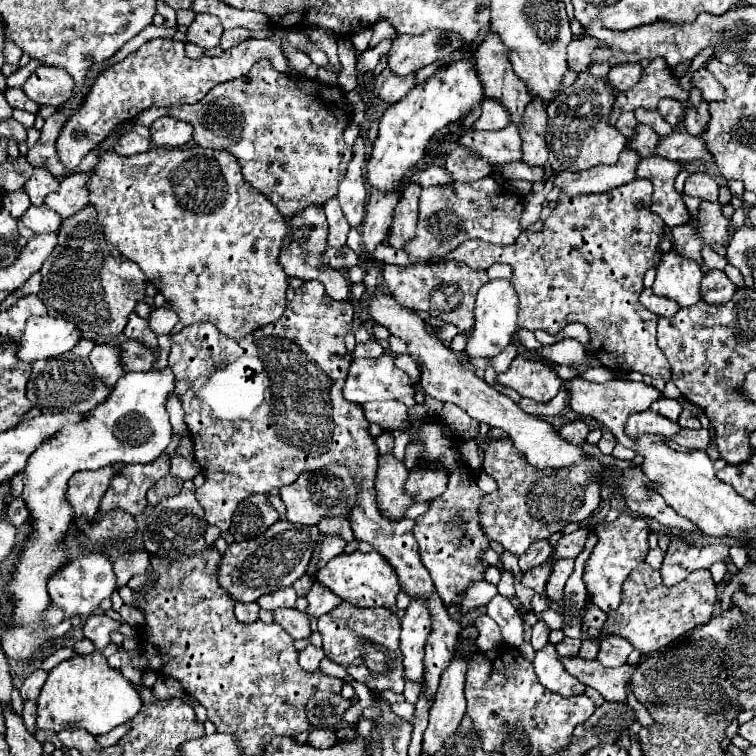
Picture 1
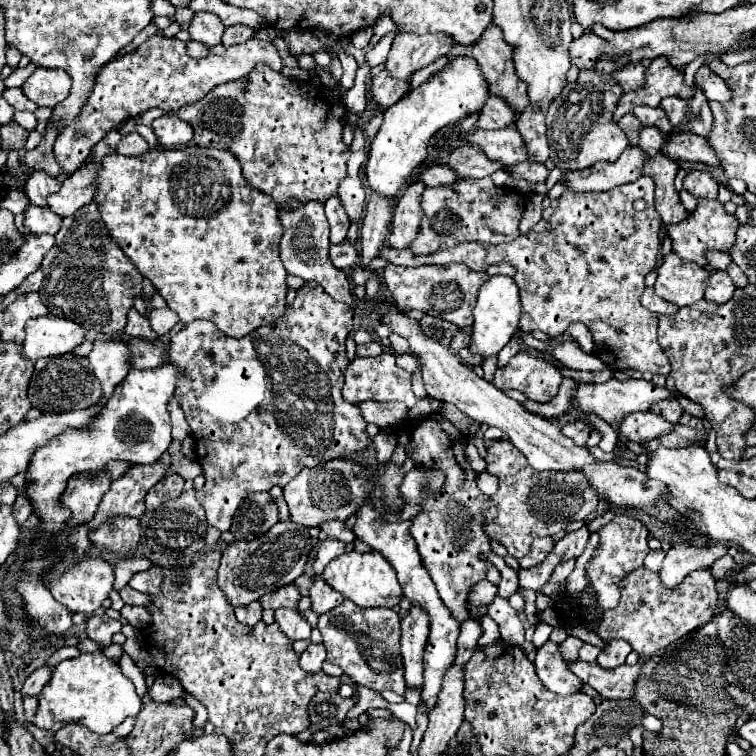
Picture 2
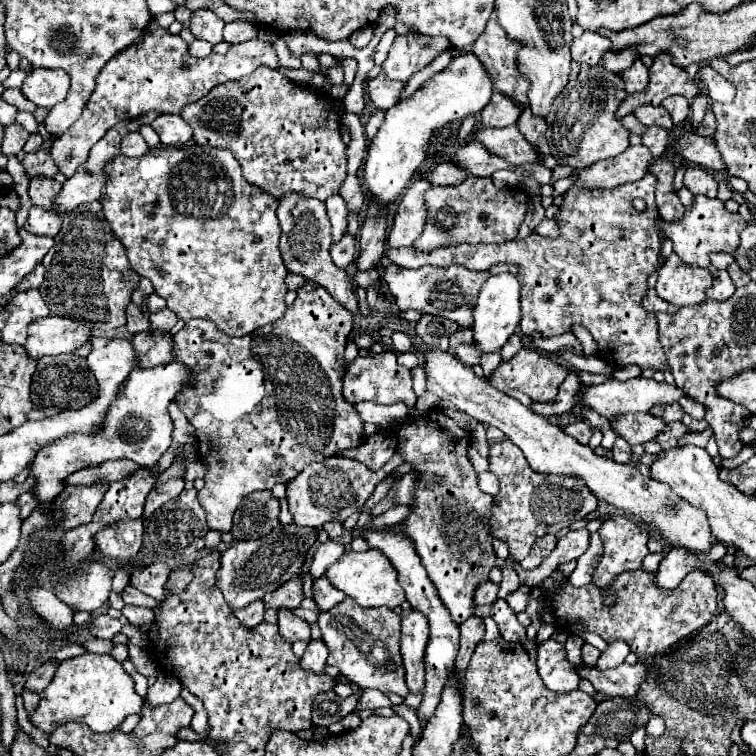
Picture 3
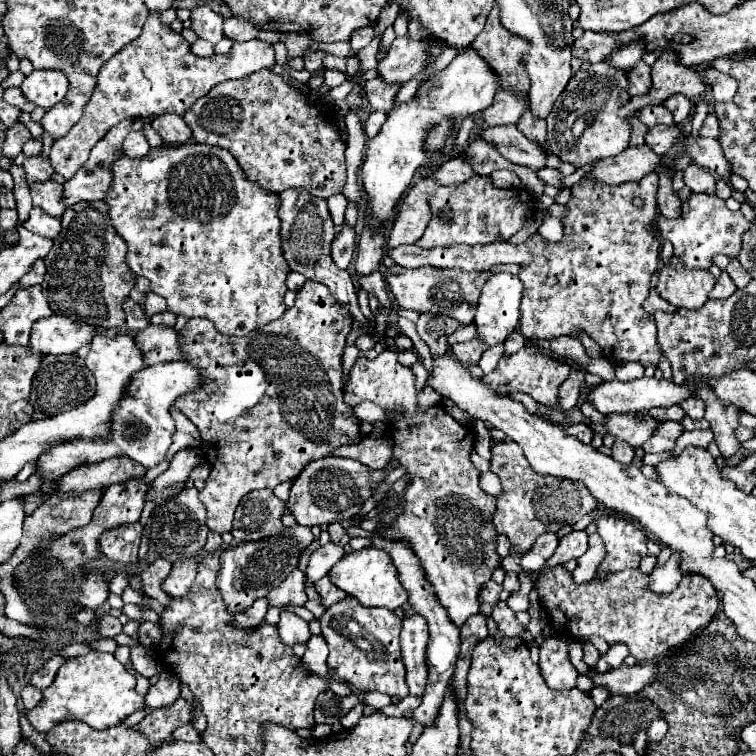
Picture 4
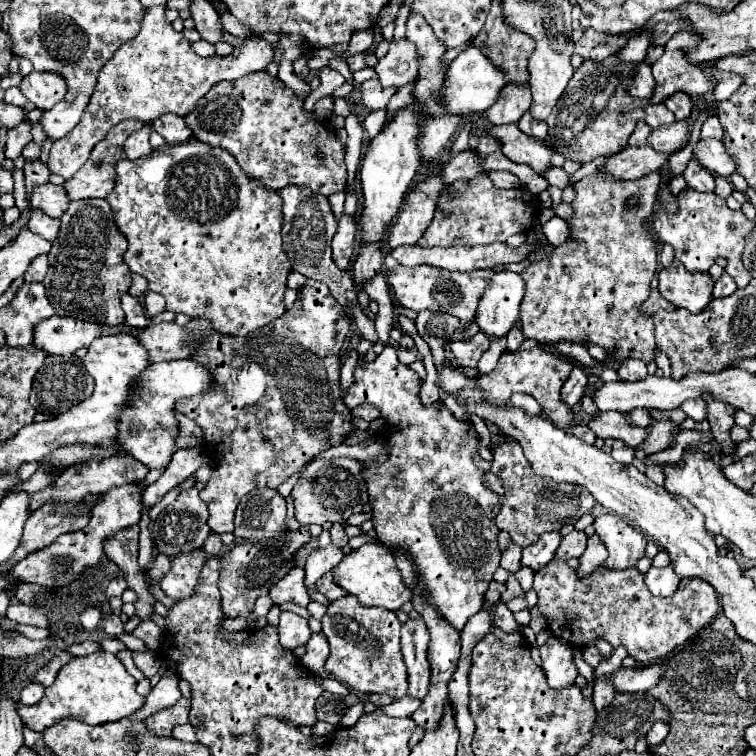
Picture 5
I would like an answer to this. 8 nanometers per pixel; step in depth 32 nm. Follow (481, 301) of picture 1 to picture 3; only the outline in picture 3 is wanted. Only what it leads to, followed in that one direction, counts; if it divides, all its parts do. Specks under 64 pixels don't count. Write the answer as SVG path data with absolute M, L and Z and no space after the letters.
M512 274L490 276L480 290L474 308L474 324L472 324L474 346L486 354L500 350L508 342L508 338L516 332L518 322L520 322L520 284L514 280Z

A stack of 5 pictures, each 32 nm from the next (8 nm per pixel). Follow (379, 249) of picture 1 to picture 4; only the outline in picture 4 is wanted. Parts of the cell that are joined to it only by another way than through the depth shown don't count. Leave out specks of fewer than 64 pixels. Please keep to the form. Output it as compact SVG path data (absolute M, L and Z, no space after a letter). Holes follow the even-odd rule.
M652 172L638 182L618 184L612 188L600 188L600 184L574 184L570 188L572 196L568 200L568 212L562 216L564 238L560 242L548 242L540 234L532 234L522 244L458 244L448 248L432 248L424 250L418 246L400 246L388 250L388 256L404 268L420 268L420 266L436 266L436 268L464 268L464 270L490 270L496 264L518 264L522 266L518 278L524 284L522 292L522 318L520 318L520 334L528 340L534 338L558 338L564 334L576 336L578 332L590 332L590 338L602 348L602 354L610 362L640 362L644 368L658 366L662 360L662 350L656 340L656 322L654 316L646 314L642 302L650 290L650 276L658 270L658 254L660 254L660 238L656 232L656 184L658 176ZM634 198L642 198L644 206L636 208L632 204Z

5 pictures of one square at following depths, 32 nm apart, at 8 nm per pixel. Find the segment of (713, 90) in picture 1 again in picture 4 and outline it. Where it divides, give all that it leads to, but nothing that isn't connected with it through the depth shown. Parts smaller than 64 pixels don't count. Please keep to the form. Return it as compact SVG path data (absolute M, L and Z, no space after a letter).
M704 68L702 70L704 82L710 86L710 94L716 102L730 102L736 94L736 80L730 76L724 76L722 72L714 68Z

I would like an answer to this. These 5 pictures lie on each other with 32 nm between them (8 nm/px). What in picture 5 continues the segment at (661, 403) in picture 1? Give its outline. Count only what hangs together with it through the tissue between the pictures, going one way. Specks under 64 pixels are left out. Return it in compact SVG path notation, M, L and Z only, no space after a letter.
M679 407L676 408L676 410L670 410L670 412L656 412L657 415L655 417L652 417L654 421L666 421L669 420L671 422L674 422L675 424L680 425L684 419L687 417L687 415L683 412L683 410Z

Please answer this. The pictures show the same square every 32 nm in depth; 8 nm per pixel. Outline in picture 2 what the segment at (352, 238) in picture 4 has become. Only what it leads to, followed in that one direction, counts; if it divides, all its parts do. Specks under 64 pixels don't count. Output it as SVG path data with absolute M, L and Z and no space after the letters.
M348 240L340 246L330 246L328 256L330 256L330 262L342 270L348 268L350 264L360 264L360 256L358 256L356 248L348 244Z

